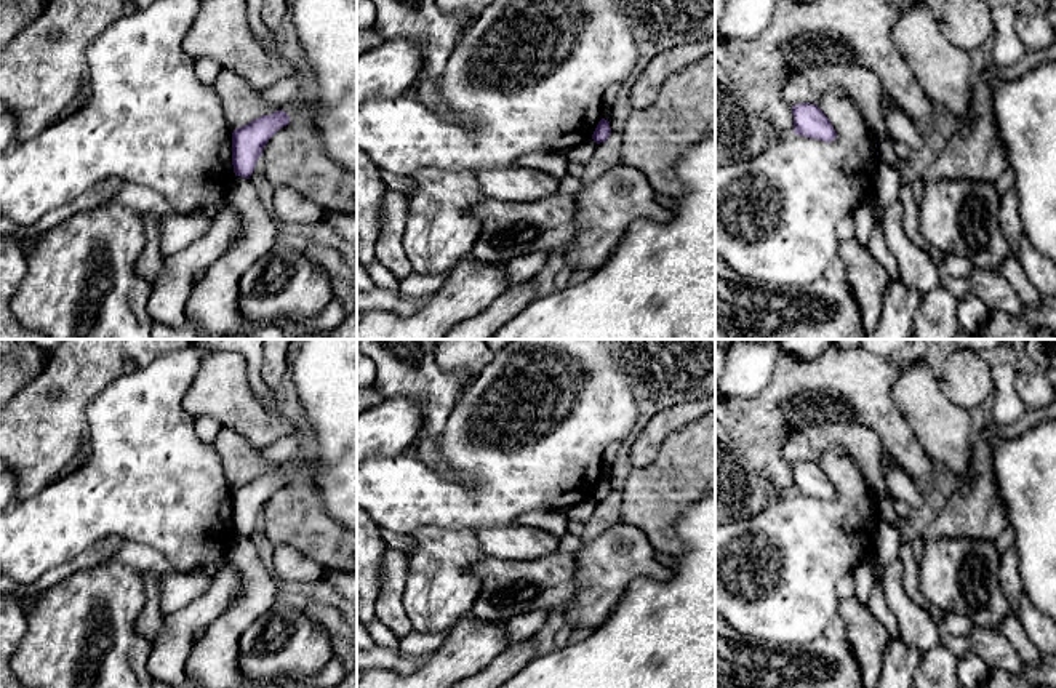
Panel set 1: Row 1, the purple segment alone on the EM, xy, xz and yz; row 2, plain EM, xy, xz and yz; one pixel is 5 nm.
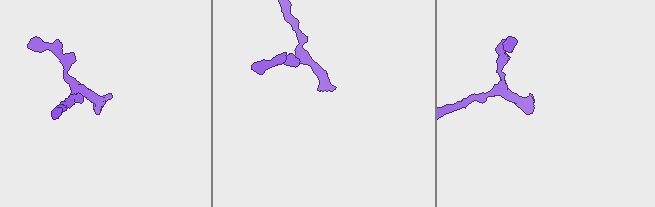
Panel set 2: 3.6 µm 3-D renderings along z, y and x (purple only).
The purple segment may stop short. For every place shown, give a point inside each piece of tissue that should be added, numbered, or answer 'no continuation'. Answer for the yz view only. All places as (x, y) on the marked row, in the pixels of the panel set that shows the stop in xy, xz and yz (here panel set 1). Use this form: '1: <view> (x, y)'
no continuation

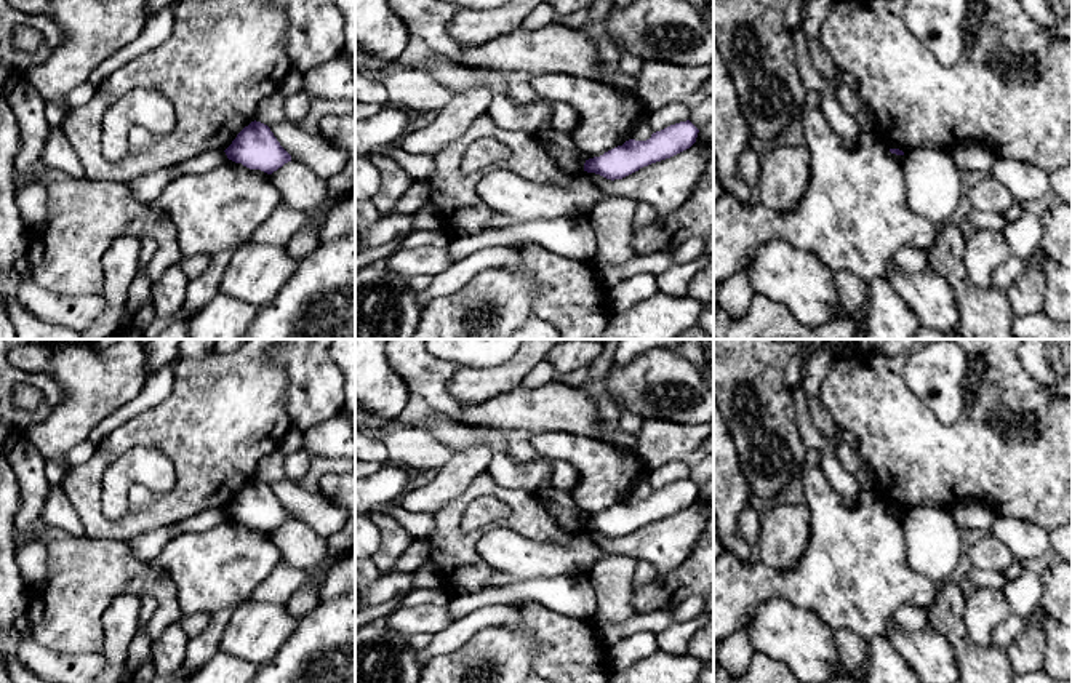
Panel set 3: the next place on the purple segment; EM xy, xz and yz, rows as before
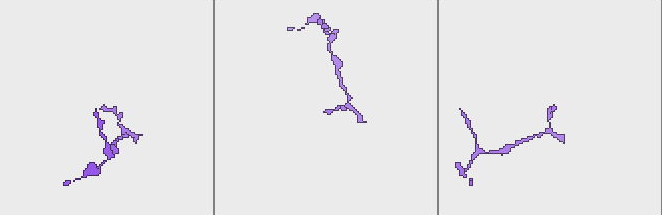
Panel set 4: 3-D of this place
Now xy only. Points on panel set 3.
no continuation

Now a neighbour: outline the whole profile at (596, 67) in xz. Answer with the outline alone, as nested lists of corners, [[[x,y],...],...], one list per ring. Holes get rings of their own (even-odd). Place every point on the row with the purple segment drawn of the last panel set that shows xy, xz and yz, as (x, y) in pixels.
[[[389,0],[389,3],[408,27],[411,37],[422,38],[434,53],[462,66],[498,70],[502,75],[514,70],[530,75],[576,74],[603,82],[606,66],[598,61],[595,38],[587,35],[584,29],[570,29],[558,22],[536,30],[518,27],[483,45],[466,46],[448,34],[448,24],[458,13],[454,5],[440,0]]]

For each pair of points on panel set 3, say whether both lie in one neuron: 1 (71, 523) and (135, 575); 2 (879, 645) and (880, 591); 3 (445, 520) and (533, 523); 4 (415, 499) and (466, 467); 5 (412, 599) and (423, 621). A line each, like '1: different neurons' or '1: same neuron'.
1: different neurons
2: different neurons
3: same neuron
4: same neuron
5: different neurons

